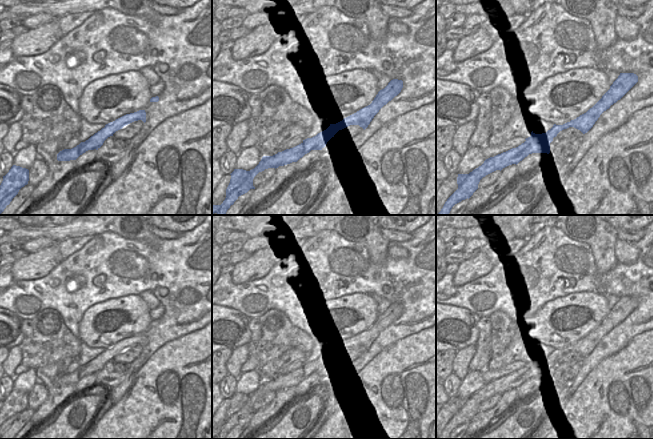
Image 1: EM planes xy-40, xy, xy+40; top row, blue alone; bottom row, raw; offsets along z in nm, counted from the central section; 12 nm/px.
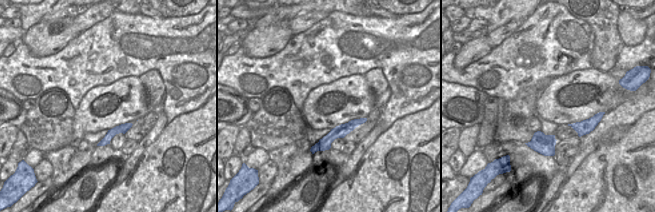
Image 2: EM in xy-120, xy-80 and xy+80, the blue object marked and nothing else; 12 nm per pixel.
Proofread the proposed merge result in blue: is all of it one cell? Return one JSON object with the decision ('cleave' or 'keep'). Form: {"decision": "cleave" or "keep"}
{"decision": "keep"}

